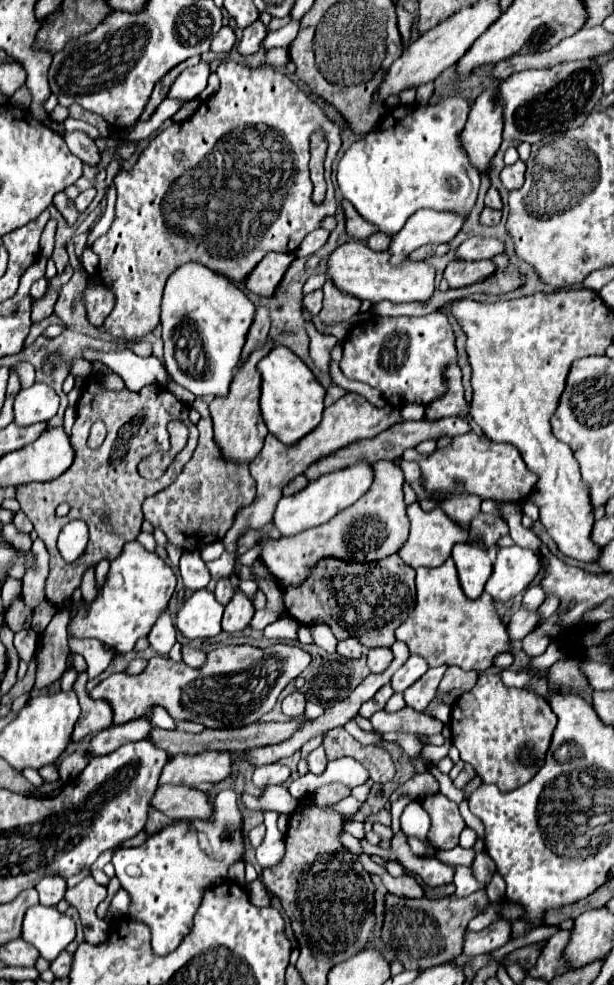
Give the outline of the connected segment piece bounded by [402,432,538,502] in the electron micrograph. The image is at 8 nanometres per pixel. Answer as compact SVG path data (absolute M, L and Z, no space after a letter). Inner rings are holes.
M466 432L462 436L454 436L452 444L446 448L436 448L430 456L418 454L414 448L406 450L404 460L416 460L424 474L424 486L430 492L470 492L484 500L514 500L520 502L528 498L528 494L534 490L538 476L534 476L524 460L520 458L518 448L510 444L496 444L484 436L478 436L476 432ZM456 478L464 480L462 486L456 484Z

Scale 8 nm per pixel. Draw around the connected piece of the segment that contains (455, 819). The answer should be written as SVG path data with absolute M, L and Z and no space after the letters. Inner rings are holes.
M432 794L422 800L422 808L430 816L430 830L428 830L428 842L436 850L450 850L458 846L458 836L464 830L464 820L458 812L458 806L450 802L446 796Z

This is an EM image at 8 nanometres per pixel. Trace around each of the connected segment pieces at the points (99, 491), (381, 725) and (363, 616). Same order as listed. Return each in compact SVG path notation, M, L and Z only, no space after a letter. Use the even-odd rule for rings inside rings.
M88 376L80 388L80 400L76 408L76 422L72 426L72 446L76 450L74 464L64 472L64 476L50 480L50 482L30 482L16 486L16 500L20 502L22 512L28 516L28 520L34 524L34 530L38 538L46 544L46 550L50 554L50 574L46 580L46 598L56 608L62 604L62 600L70 600L74 590L80 588L82 576L88 568L96 566L100 560L114 560L118 552L122 552L124 544L130 540L136 540L140 526L142 526L142 502L148 496L158 494L160 490L168 488L178 474L182 472L184 464L190 460L196 442L198 442L198 430L188 420L188 404L178 402L166 388L158 384L144 386L140 392L128 392L128 390L108 390L102 386L102 380L98 376ZM102 420L108 428L108 436L104 444L96 450L90 450L86 446L86 438L90 432L90 426ZM170 420L182 420L188 430L190 438L186 448L174 458L170 468L164 472L158 480L144 480L136 466L142 458L146 458L152 452L158 450L170 450L170 436L166 430L166 424ZM68 502L72 506L68 516L56 516L58 504ZM70 520L84 520L90 530L90 542L86 552L72 564L66 564L56 550L56 536L62 530L64 524Z
M402 708L400 712L388 714L384 710L376 712L370 718L374 730L378 732L406 732L406 734L440 734L444 724L428 714L420 714L412 708Z
M326 558L314 566L310 578L302 586L290 588L288 592L282 592L282 596L288 614L296 622L304 626L330 626L332 634L338 640L344 640L338 642L338 654L344 658L360 658L364 650L362 644L366 648L390 648L396 642L396 626L402 624L404 618L412 612L410 598L398 598L398 590L402 594L412 594L416 590L416 586L410 582L410 572L412 570L406 568L398 558L394 562L386 560L384 564L382 560L372 564L348 564L336 558Z

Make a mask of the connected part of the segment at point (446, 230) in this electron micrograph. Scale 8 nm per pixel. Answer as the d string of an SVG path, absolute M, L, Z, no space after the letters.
M418 210L410 216L406 226L392 238L390 252L392 264L398 264L408 258L410 252L424 244L442 244L450 242L464 226L466 218L456 212L438 212L438 210Z

